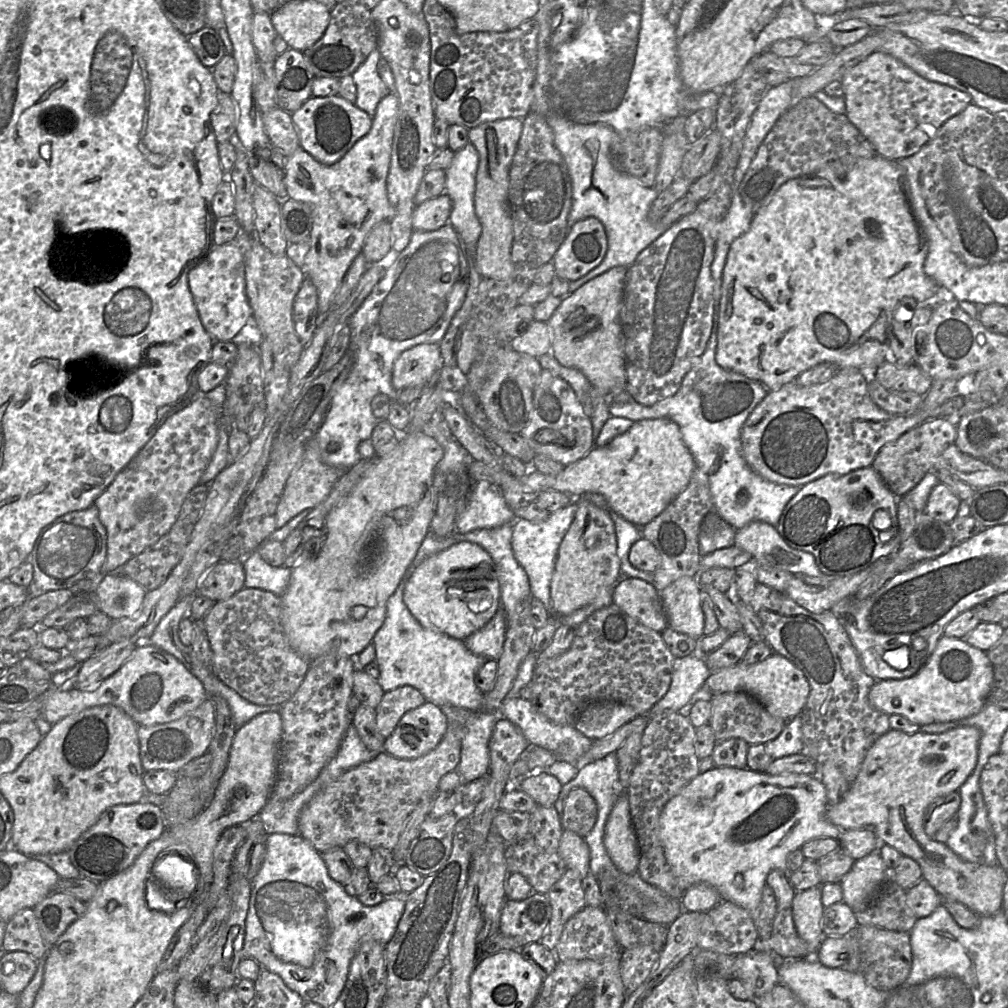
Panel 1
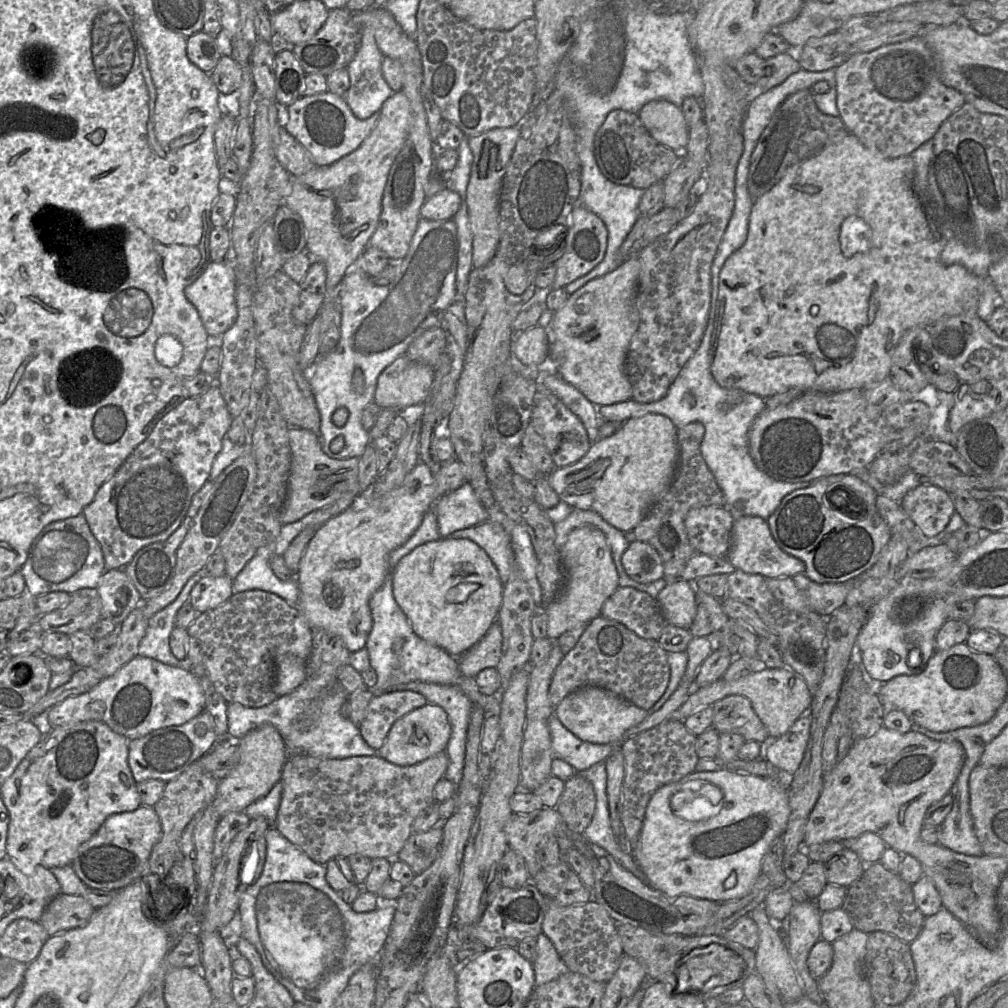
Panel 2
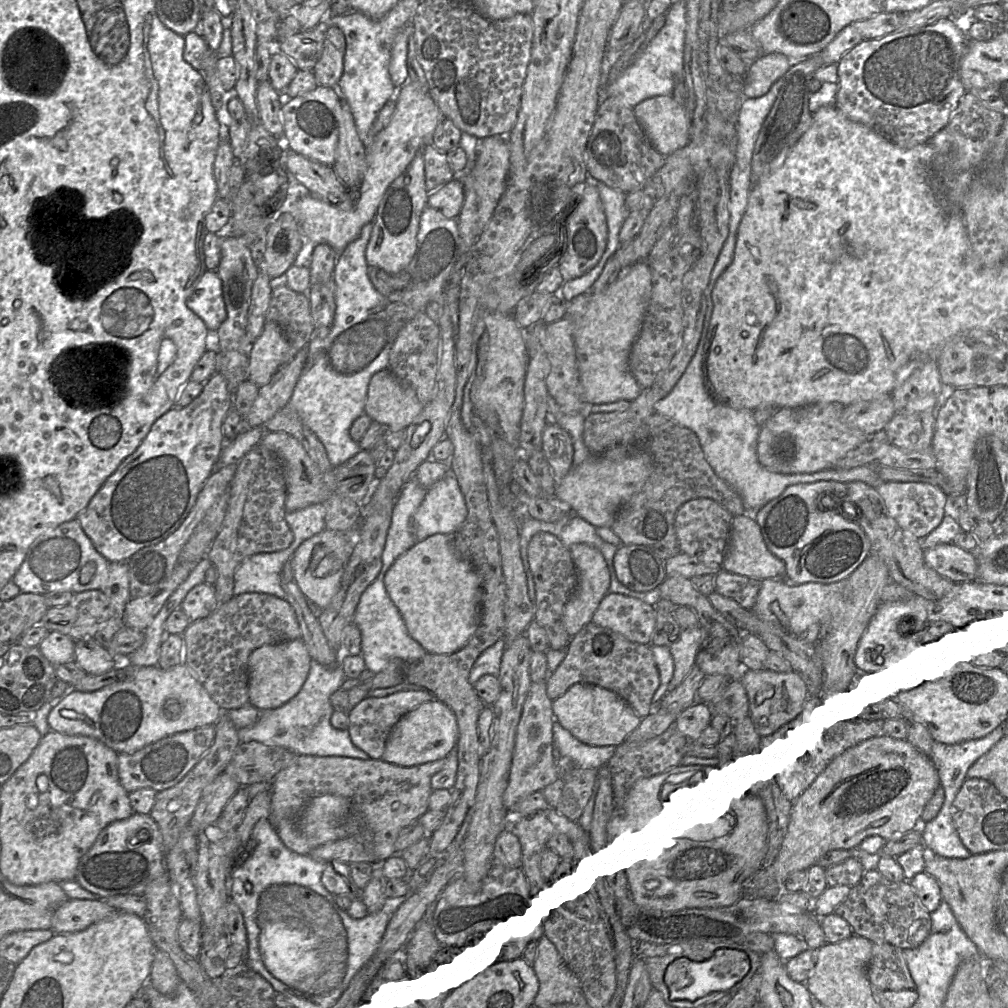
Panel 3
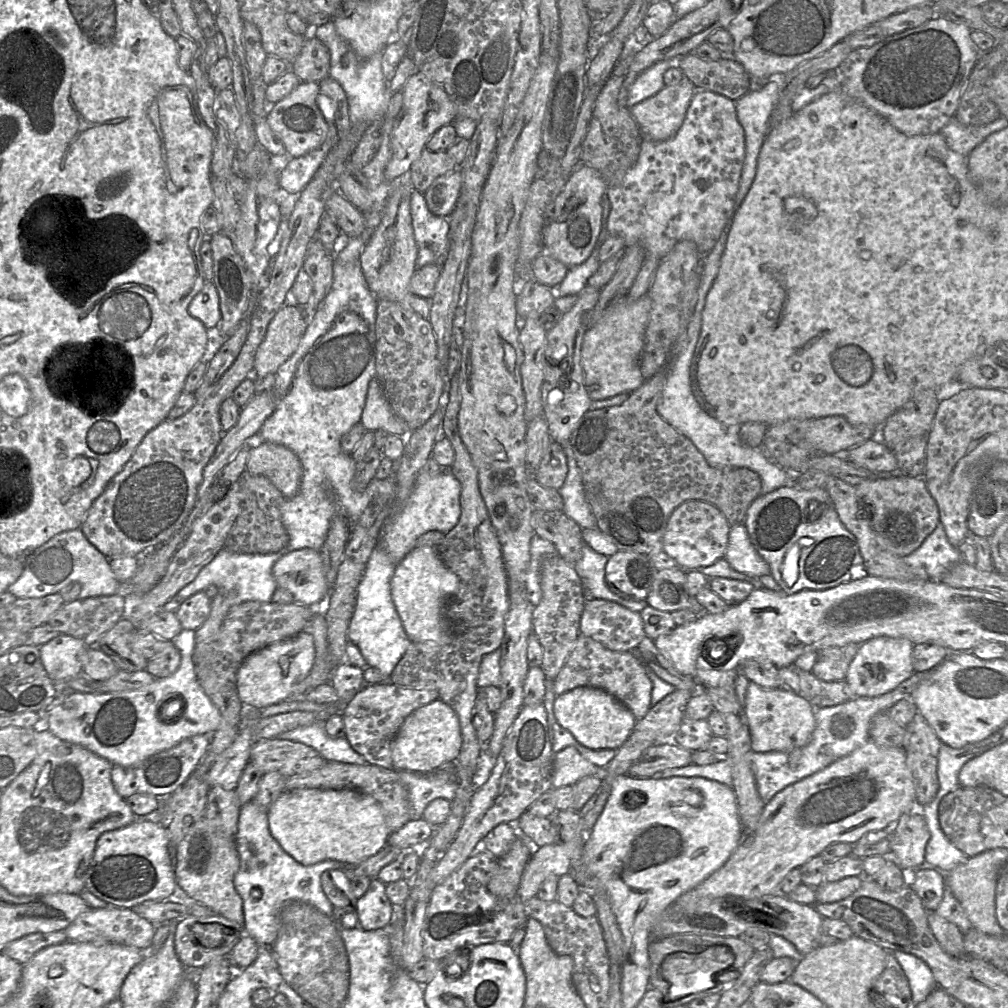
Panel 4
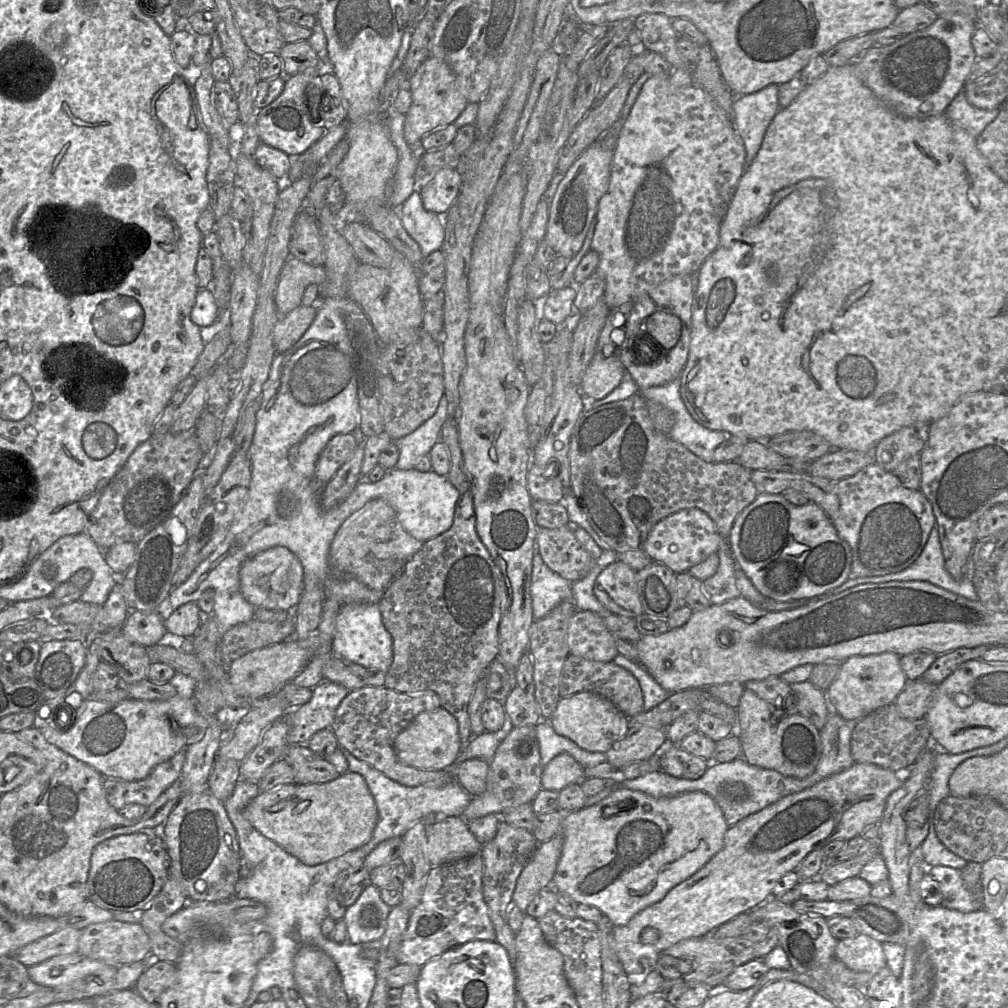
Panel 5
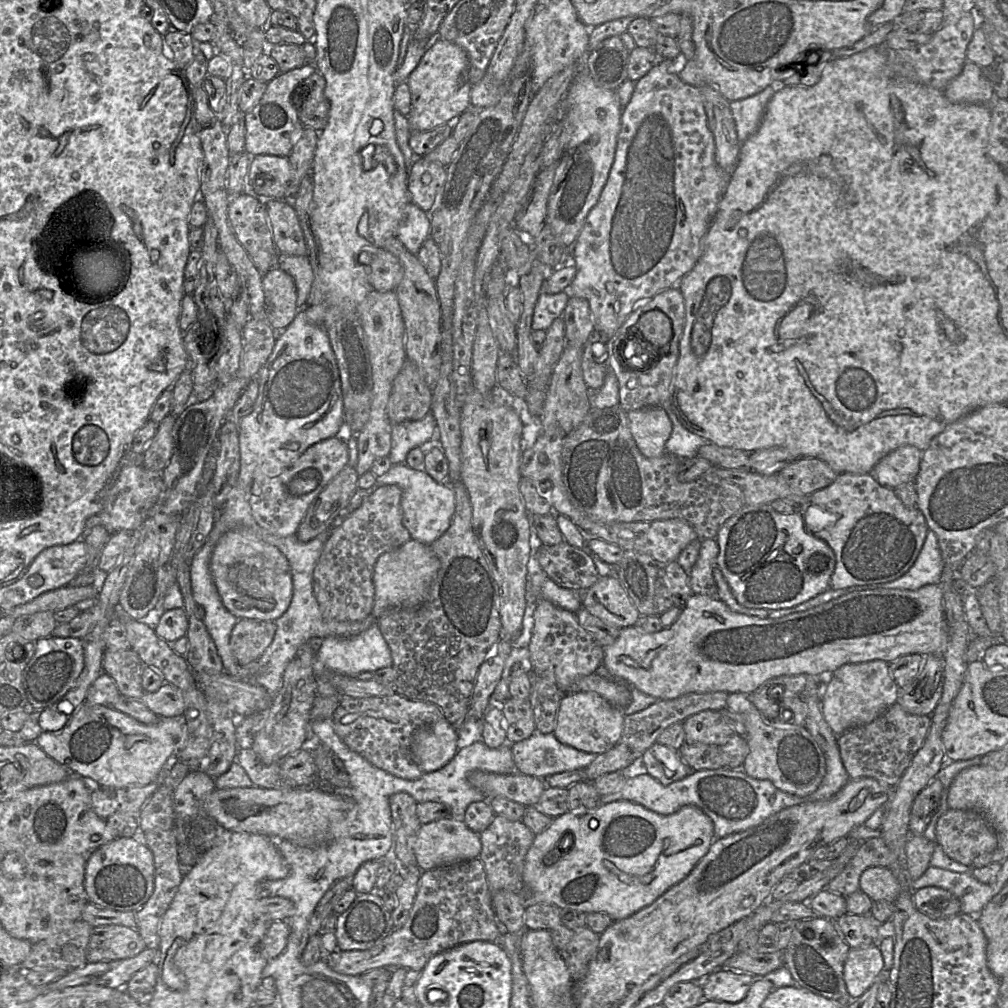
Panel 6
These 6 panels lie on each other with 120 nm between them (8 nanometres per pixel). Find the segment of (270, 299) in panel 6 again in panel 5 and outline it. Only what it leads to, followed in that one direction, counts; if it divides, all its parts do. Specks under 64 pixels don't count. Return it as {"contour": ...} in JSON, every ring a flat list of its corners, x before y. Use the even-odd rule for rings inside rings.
{"contour":[[294,257,288,258,281,269,274,295,279,318,302,305,302,295,308,285,321,285,325,279,323,266,313,266]]}

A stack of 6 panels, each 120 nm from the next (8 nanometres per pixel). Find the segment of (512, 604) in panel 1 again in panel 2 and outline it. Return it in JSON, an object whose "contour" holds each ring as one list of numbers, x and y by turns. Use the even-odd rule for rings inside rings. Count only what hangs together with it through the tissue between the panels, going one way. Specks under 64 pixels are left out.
{"contour":[[486,521,476,526,458,530,450,538,468,539,481,547,496,567,504,584,515,567,515,553,511,536,499,522]]}

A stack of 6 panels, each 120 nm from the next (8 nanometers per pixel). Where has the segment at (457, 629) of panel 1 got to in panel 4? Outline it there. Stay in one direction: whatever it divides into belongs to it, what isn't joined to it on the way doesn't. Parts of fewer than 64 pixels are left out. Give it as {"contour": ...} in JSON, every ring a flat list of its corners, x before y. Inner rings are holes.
{"contour":[[415,547,395,566,390,593,403,629,412,643,446,644,452,640,444,611,457,588,457,576,442,562,436,547]]}

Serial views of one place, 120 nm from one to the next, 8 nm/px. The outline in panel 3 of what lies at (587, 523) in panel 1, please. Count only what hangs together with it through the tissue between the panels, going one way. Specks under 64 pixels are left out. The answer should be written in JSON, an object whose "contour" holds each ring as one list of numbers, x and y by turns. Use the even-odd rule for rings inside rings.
{"contour":[[578,543,573,544,569,551,577,569,578,583,564,607,562,620,567,633,573,637,591,622,601,600,608,594,610,572,602,553,598,549,588,544]]}

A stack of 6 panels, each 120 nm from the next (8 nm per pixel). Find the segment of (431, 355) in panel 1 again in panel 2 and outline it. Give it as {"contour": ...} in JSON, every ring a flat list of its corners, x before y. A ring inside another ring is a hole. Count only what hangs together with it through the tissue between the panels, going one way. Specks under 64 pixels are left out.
{"contour":[[402,355,379,375,373,401,382,409,418,407,428,399,433,380,431,367]]}

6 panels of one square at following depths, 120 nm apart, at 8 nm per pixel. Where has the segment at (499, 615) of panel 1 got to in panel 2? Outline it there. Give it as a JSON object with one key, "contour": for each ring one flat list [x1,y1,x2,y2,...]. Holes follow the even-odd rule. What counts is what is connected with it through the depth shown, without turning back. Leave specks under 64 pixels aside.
{"contour":[[495,620,485,635,459,658,461,673,467,677,489,667,496,668,502,653,502,633,500,623]]}

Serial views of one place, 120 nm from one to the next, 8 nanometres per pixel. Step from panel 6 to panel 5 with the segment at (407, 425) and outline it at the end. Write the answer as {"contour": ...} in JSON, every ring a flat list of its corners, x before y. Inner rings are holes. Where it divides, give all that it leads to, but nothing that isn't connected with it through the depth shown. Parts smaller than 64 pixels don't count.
{"contour":[[443,396,432,417,410,434,394,440,399,450,399,459,394,468,400,470,415,468,420,457,429,454,440,439,442,426,448,417,448,401]]}

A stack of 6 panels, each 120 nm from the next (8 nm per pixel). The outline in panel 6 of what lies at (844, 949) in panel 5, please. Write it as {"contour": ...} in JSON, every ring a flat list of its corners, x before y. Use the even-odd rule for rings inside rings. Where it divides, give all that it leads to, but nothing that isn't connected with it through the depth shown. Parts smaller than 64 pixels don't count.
{"contour":[[878,944,850,949,844,963,843,977,853,999,862,996,883,972,884,960]]}

